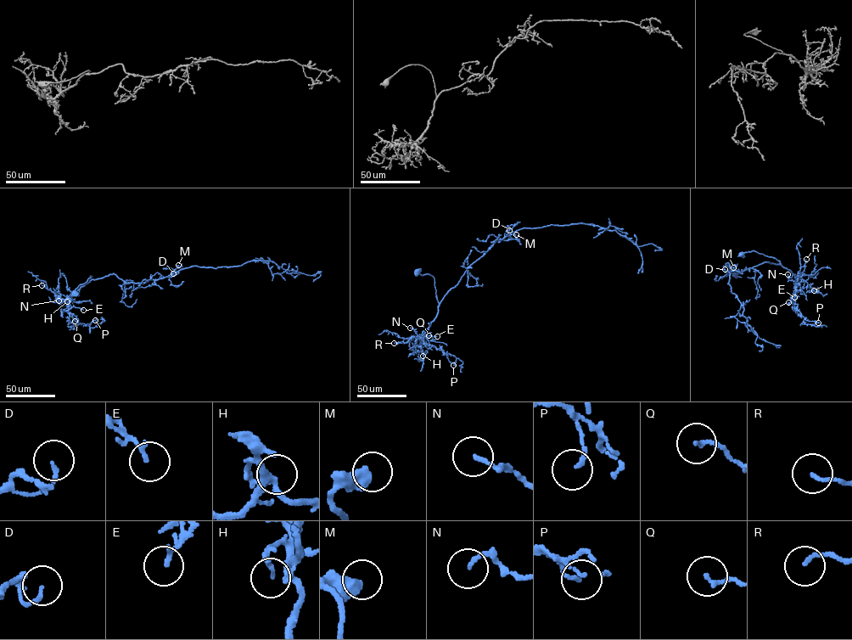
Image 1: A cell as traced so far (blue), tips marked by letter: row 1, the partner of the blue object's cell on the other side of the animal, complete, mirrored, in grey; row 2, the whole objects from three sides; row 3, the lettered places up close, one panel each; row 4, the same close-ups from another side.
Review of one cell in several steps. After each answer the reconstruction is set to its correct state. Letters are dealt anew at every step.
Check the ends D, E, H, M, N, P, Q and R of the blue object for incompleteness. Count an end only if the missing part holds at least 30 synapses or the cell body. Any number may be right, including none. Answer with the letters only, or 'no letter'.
no letter

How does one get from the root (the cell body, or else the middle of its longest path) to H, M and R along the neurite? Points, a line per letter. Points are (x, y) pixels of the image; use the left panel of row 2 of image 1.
H: (74, 294), (79, 285), (92, 276), (70, 300), (66, 296), (67, 301)
M: (74, 294), (90, 276), (95, 280), (114, 273), (126, 283), (141, 283), (169, 277), (178, 265)
R: (74, 294), (79, 285), (92, 276), (89, 282), (64, 299), (56, 297), (53, 292), (42, 285)

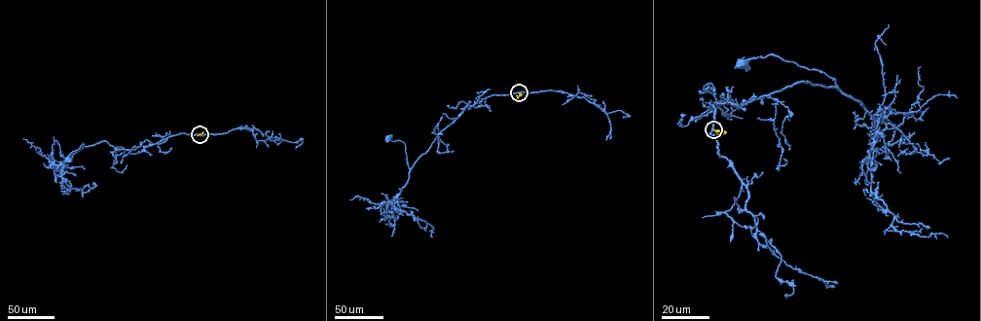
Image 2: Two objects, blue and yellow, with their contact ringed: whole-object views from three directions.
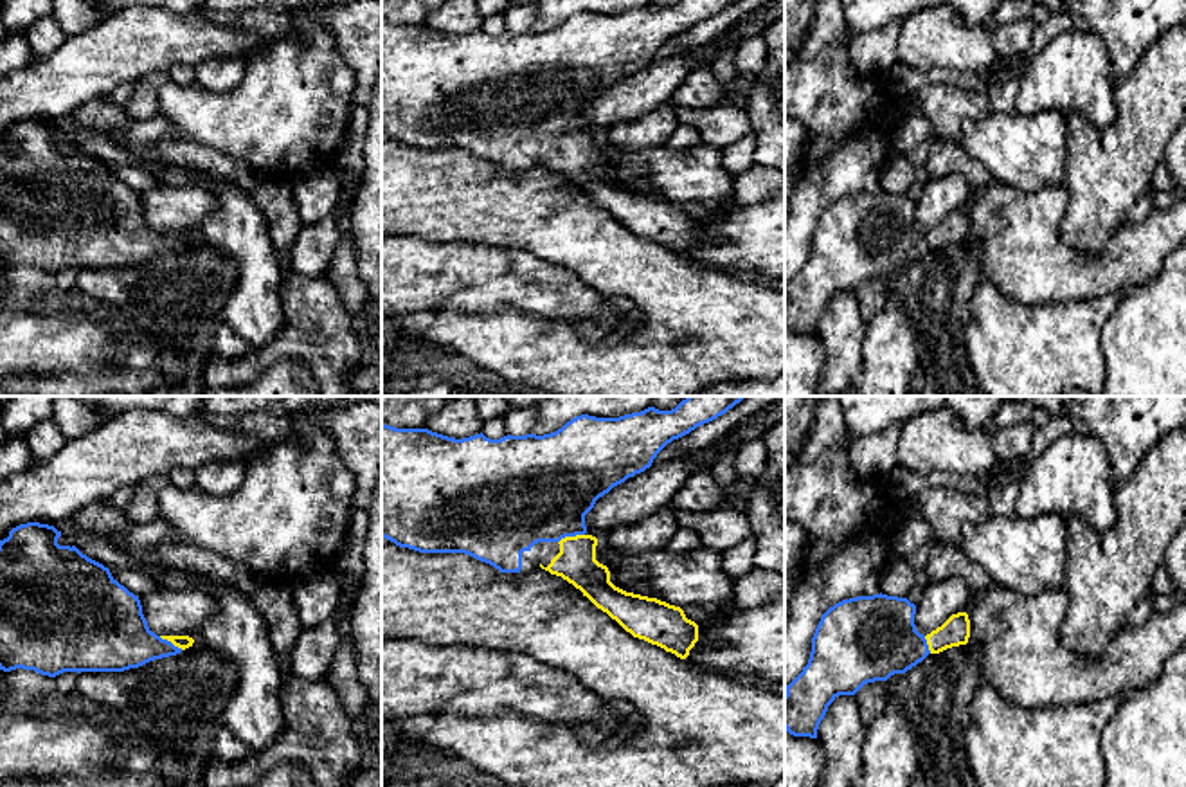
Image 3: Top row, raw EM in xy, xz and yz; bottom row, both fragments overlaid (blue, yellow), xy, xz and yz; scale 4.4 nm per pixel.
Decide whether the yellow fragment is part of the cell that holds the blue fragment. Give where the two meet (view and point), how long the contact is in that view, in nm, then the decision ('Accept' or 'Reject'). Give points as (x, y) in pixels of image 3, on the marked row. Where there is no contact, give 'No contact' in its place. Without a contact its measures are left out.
Touches blue at xz (571, 535). Shared border 130 nm. Accept

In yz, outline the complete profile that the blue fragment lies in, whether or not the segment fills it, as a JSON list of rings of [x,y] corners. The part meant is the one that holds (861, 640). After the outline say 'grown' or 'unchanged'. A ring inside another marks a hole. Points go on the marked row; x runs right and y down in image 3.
[[[873,594],[830,607],[812,638],[808,665],[786,686],[785,729],[817,738],[828,706],[839,695],[855,695],[864,684],[905,674],[929,654],[966,645],[970,620],[952,614],[923,636],[914,625],[916,605],[907,598]]]; grown

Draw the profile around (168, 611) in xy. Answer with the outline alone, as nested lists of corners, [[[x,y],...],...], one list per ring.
[[[202,589],[157,591],[139,598],[148,627],[157,636],[200,638],[205,623],[218,612],[218,602]]]

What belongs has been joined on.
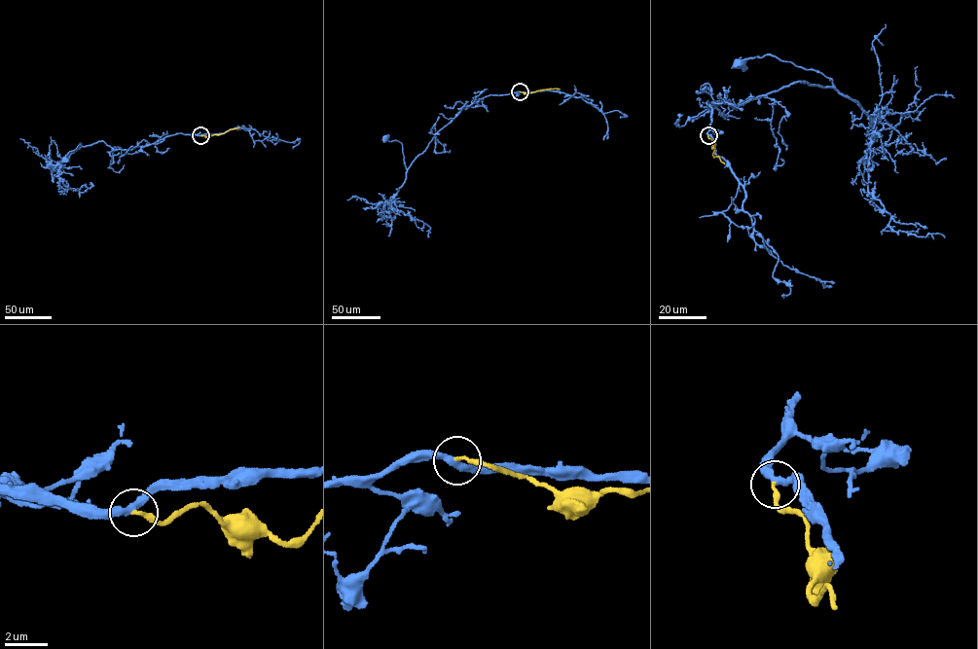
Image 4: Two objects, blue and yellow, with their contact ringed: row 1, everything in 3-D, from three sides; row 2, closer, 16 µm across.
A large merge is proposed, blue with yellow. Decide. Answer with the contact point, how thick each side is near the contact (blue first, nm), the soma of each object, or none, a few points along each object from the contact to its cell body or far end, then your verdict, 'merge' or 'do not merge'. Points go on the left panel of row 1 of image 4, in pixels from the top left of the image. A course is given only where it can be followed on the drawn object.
at (200, 135); 320 nm thick on the blue side, 180 nm on the other; cell body of blue at (65, 160); no cell body on yellow; blue runs (200, 135), (175, 133), (130, 150), (114, 149), (102, 140), (84, 146), (80, 143), (64, 160); yellow runs (200, 135), (219, 134), (239, 127); do not merge

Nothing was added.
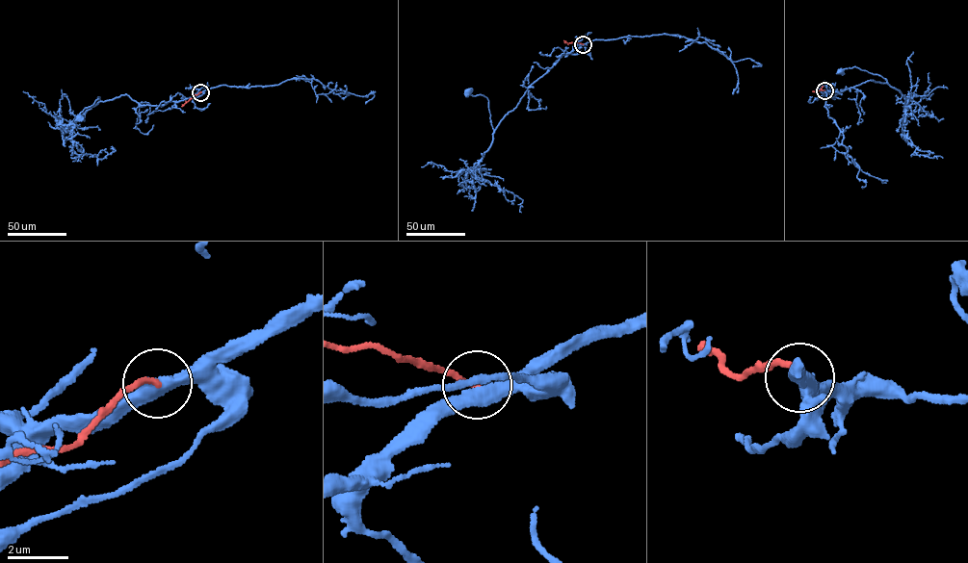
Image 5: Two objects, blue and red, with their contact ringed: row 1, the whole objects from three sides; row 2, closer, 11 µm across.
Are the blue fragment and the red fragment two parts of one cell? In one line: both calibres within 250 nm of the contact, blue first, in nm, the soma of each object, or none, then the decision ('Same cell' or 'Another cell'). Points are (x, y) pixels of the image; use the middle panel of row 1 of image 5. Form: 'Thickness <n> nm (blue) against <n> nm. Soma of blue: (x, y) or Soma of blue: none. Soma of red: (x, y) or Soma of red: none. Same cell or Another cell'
Thickness 440 nm (blue) against 170 nm. Soma of blue: (468, 90). Soma of red: none. Another cell

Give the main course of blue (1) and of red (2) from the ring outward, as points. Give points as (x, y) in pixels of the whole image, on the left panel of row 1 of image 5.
1: (200, 92), (156, 106), (141, 105), (126, 94), (103, 101), (97, 97), (91, 105), (85, 108), (79, 118)
2: (200, 92), (182, 106)

